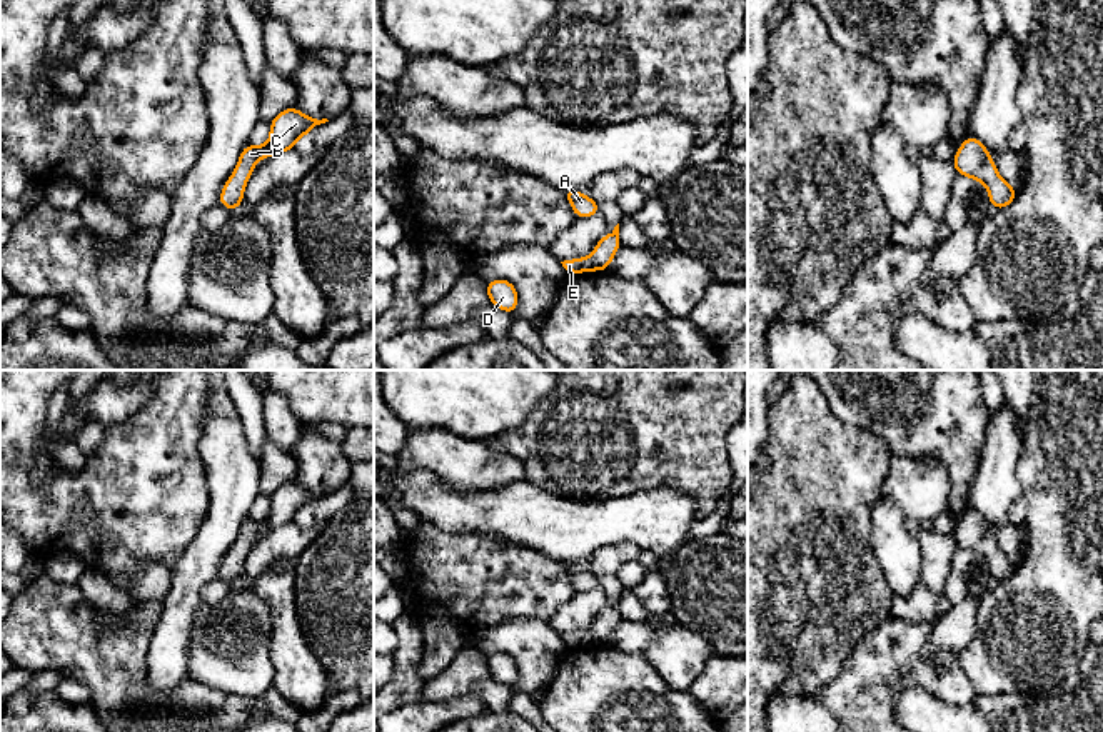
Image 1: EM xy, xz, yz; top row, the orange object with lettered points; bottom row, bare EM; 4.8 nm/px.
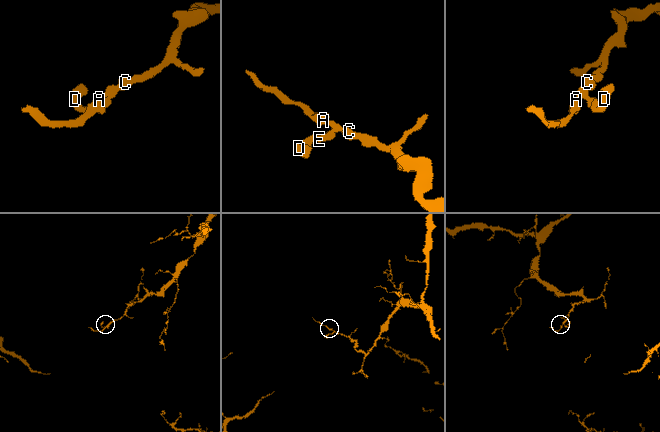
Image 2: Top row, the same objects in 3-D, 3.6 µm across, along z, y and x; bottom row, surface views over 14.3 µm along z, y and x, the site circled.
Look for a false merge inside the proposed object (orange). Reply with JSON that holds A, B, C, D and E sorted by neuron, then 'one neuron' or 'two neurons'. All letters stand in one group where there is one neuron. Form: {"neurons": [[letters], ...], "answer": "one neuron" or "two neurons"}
{"neurons": [["A", "B", "C", "D", "E"]], "answer": "one neuron"}

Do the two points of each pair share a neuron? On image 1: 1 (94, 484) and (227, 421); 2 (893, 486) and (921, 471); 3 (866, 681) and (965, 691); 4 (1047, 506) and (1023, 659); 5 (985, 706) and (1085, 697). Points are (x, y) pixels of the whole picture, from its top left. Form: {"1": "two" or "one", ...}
{"1": "two", "2": "one", "3": "one", "4": "one", "5": "one"}

